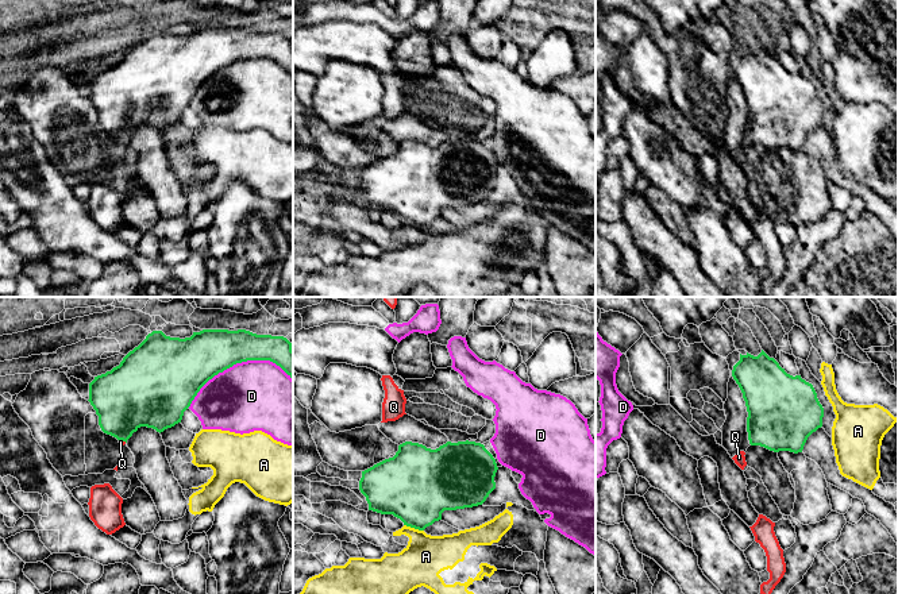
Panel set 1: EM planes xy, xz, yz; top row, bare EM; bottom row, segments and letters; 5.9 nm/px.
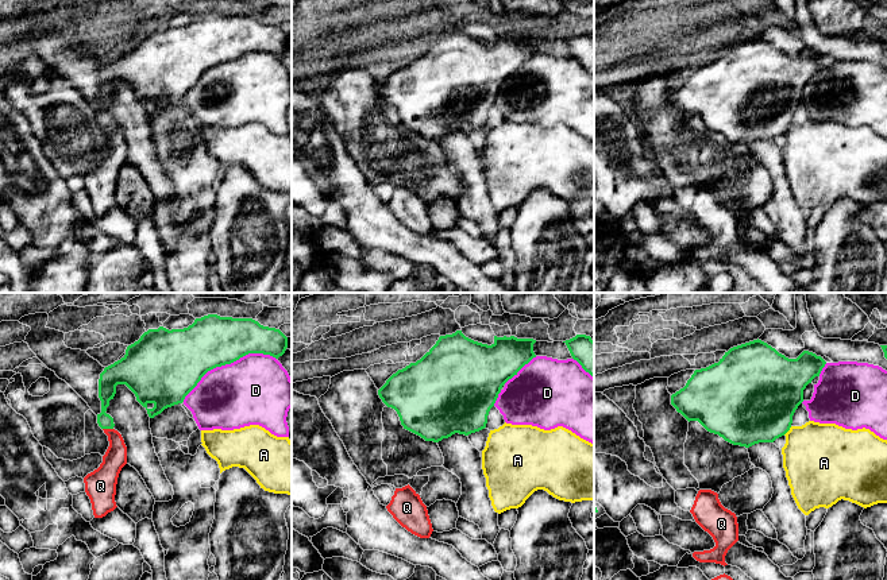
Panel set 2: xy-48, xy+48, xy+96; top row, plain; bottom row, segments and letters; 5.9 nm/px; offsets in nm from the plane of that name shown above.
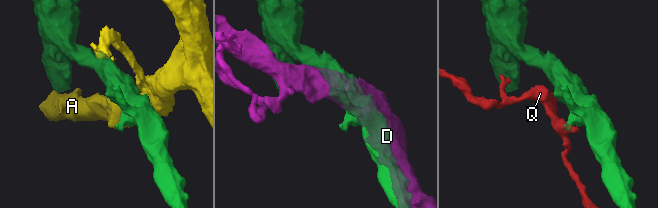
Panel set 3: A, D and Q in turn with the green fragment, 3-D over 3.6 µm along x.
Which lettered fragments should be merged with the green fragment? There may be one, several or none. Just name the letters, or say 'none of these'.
Q

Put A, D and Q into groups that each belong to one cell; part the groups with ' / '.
A / D / Q

